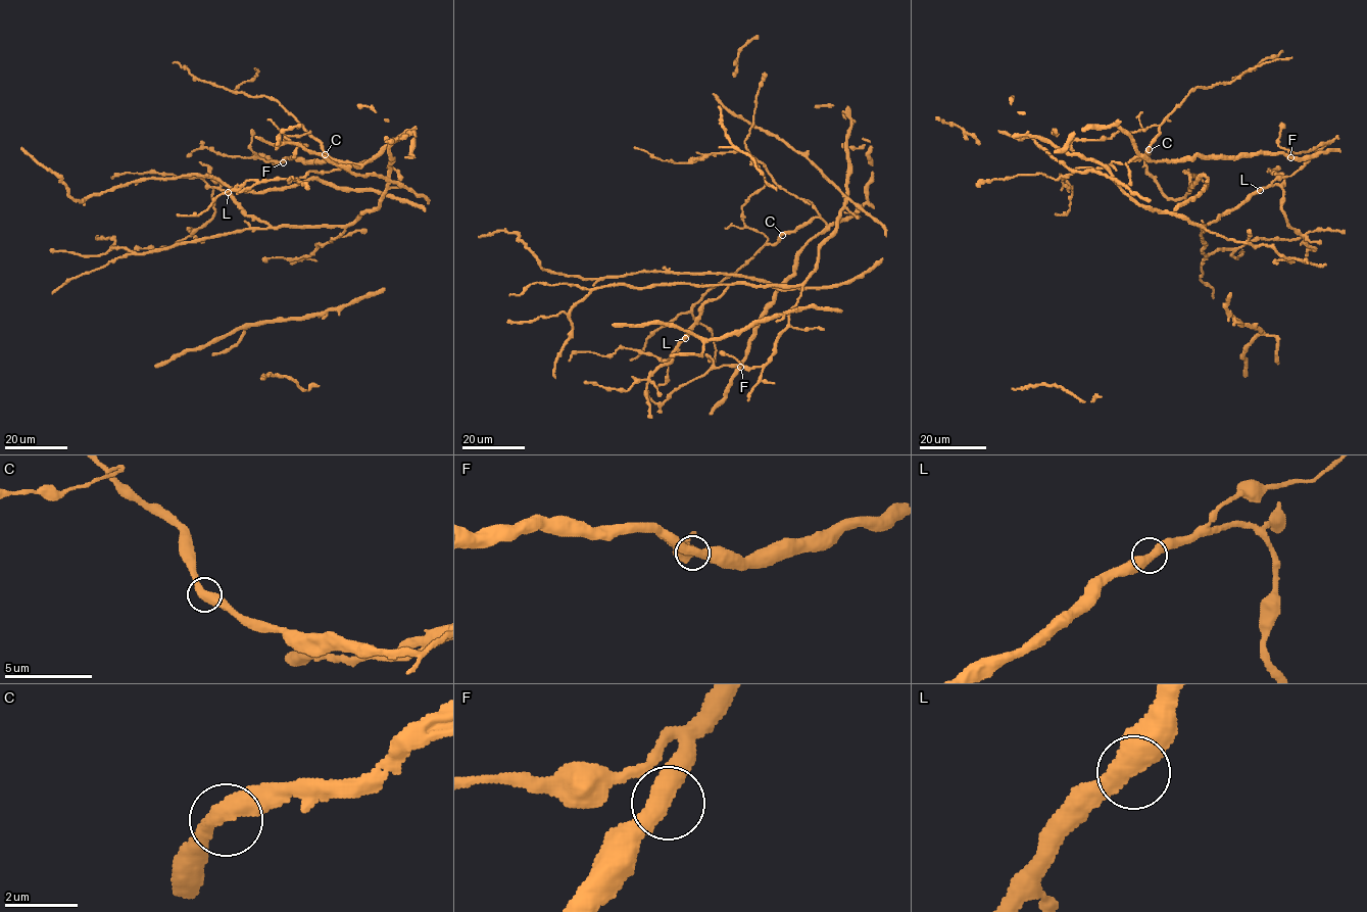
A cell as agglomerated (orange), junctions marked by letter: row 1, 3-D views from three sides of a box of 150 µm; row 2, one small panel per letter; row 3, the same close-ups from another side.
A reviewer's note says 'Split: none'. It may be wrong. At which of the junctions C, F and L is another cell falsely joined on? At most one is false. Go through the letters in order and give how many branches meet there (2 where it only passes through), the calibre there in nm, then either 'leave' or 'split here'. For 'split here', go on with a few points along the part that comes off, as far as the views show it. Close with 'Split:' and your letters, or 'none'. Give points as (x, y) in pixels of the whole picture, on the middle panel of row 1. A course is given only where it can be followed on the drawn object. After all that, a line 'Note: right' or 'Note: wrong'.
C: branches 2; calibre 480 nm; leave
F: branches 2; calibre 480 nm; leave
L: branches 2; calibre 500 nm; leave
Split: none
Note: right

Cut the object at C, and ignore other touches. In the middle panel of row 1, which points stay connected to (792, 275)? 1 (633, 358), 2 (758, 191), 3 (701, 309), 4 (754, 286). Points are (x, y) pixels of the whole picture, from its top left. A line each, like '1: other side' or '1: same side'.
1: other side
2: other side
3: same side
4: same side

